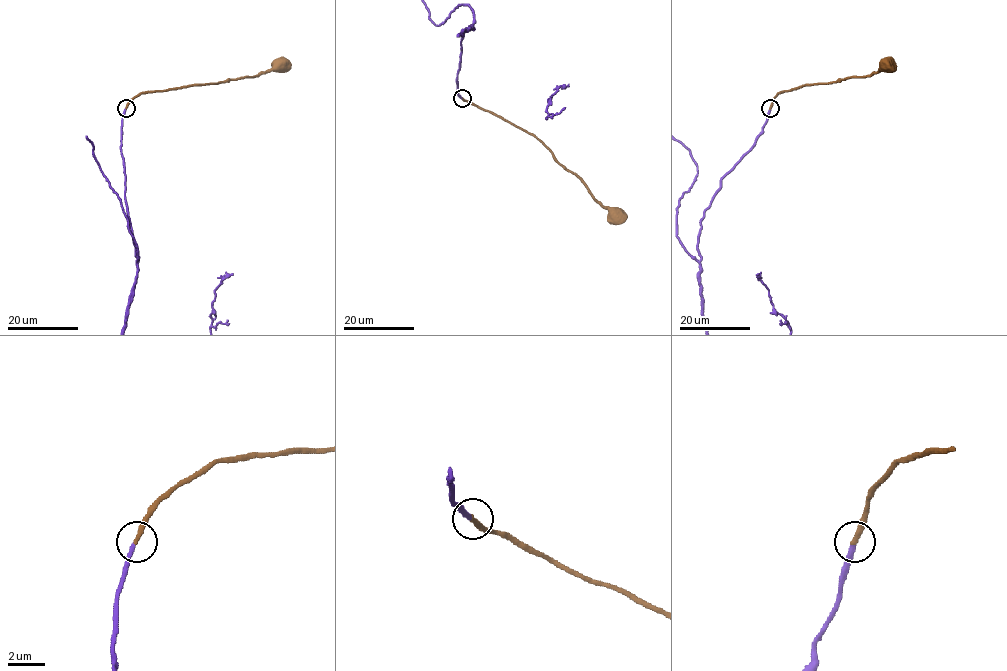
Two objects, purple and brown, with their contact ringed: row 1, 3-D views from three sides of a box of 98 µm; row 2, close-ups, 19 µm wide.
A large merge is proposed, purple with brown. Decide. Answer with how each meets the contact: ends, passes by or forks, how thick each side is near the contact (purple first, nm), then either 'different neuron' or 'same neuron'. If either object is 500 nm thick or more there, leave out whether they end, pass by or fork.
purple ends; brown ends; calibres 240 and 280 nm; same neuron

